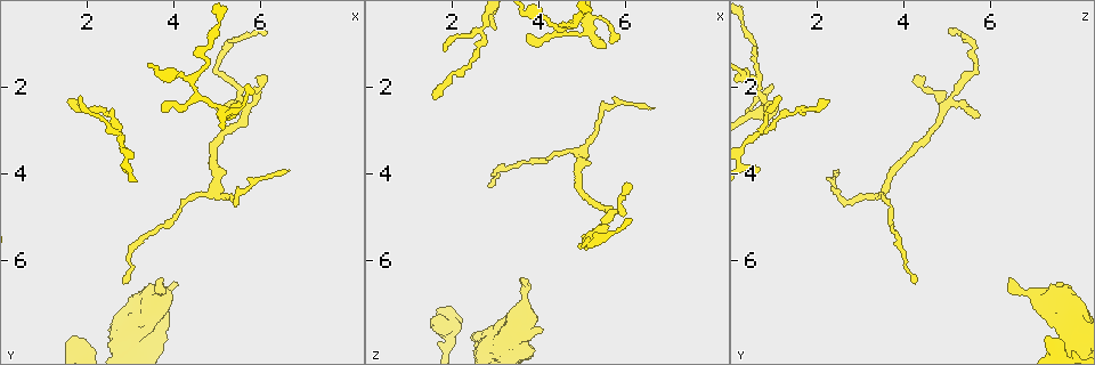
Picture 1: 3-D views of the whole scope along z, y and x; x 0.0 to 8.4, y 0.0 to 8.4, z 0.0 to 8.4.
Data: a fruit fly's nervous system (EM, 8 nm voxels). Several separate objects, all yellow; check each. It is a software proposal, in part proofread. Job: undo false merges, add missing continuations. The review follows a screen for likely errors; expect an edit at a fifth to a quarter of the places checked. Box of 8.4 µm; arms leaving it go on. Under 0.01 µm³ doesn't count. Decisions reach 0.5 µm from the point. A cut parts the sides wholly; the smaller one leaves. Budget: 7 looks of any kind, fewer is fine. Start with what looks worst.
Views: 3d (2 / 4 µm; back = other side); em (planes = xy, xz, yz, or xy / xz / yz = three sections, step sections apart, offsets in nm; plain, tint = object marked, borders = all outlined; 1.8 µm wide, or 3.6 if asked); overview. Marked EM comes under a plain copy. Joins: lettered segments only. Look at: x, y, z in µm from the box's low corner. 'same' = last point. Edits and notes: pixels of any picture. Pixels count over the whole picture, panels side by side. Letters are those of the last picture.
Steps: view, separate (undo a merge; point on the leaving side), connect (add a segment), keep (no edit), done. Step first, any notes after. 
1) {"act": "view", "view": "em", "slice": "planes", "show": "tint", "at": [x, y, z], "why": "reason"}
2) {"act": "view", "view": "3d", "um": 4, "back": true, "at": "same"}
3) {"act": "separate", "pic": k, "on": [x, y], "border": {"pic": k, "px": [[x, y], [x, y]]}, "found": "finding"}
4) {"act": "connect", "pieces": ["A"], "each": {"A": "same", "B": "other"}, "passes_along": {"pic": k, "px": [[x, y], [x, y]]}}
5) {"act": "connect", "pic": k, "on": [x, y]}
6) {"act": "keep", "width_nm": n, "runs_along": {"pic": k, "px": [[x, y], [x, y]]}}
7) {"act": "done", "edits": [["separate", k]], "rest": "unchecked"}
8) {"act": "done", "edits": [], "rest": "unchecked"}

{"act": "view", "view": "em", "slice": "planes", "show": "tint", "at": [4.35, 1.80, 0.65], "why": "calibre changes"}

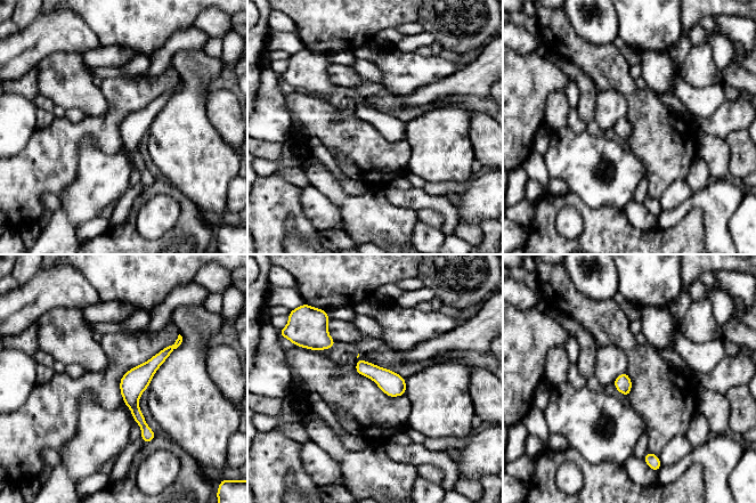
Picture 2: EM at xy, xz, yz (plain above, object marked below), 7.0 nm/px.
{"act": "view", "view": "em", "slice": "planes", "show": "borders", "at": "same"}

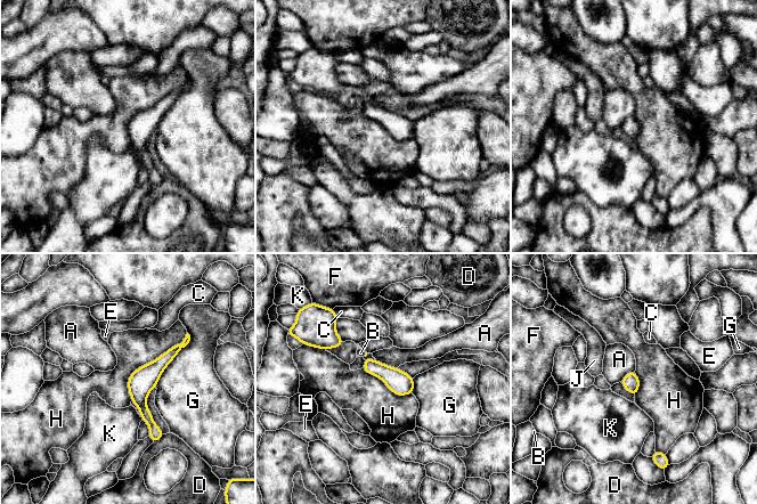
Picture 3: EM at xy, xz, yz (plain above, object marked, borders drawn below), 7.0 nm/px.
{"act": "keep", "each": {"A": "other", "B": "other", "C": "other", "D": "other", "E": "other", "F": "other", "G": "other", "H": "other", "J": "other", "K": "other"}, "border": {"pic": 3, "px": [[187, 333], [129, 376], [131, 400]]}, "found": "all the same neuron"}

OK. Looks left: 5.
{"act": "view", "view": "em", "slice": "xy", "step": 16, "show": "borders", "at": [3.75, 6.40, 6.45], "why": "branch stops here"}

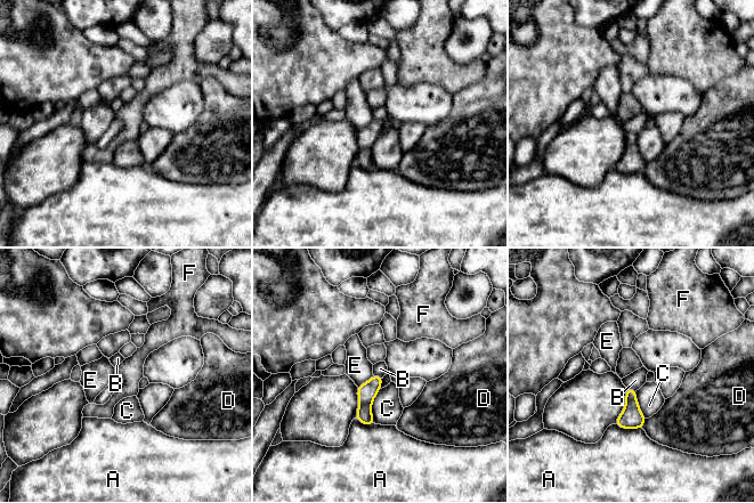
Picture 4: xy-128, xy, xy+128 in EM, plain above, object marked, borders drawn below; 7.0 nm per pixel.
{"act": "view", "view": "em", "slice": "planes", "show": "borders", "at": "same", "why": "cut it another way"}

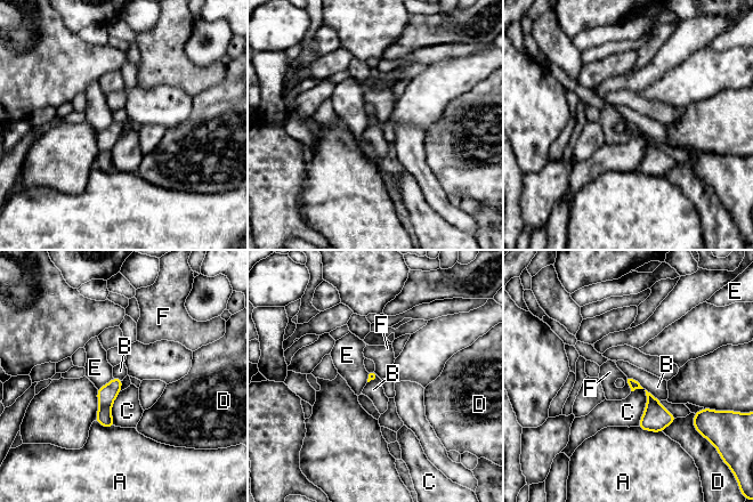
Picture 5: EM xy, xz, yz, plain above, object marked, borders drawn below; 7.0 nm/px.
{"act": "keep", "longest_contact_nm": ["C", 280], "each": {"A": "other", "B": "other", "C": "other", "D": "other", "E": "other", "F": "other"}, "found": "none of them fits"}

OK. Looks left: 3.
{"act": "view", "view": "3d", "um": 2, "at": [6.70, 3.90, 2.50], "why": "thin end"}

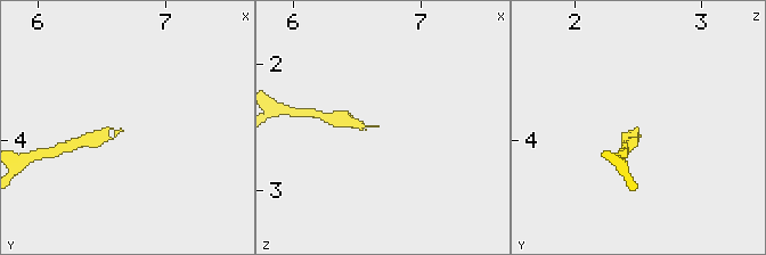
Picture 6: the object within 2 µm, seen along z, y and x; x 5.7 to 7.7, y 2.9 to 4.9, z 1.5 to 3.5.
{"act": "view", "view": "em", "slice": "planes", "show": "borders", "at": [6.64, 3.92, 2.46], "why": "shape alone is not enough"}

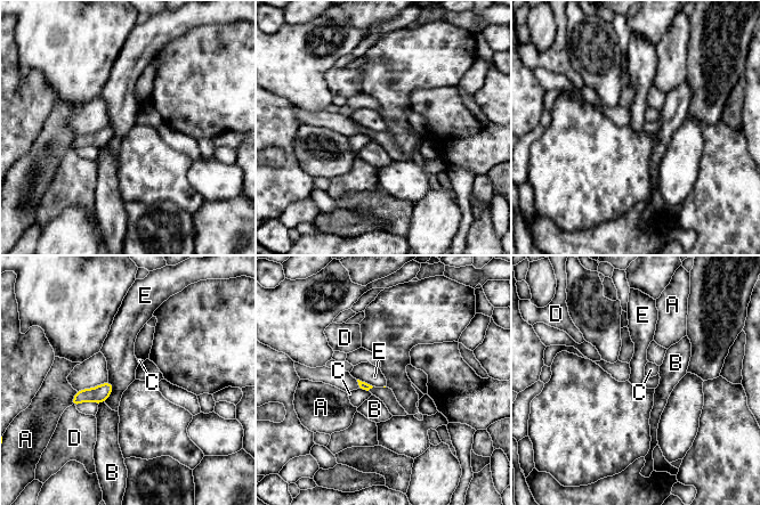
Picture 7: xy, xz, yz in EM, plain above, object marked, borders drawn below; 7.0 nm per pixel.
{"act": "keep", "each": {"A": "other", "B": "other", "C": "other", "D": "other", "E": "other"}, "border": {"pic": 7, "px": [[110, 381], [113, 391], [104, 401]]}, "found": "no lettered segment goes on from it"}

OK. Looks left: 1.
{"act": "done", "edits": [], "rest": "unchecked"}

